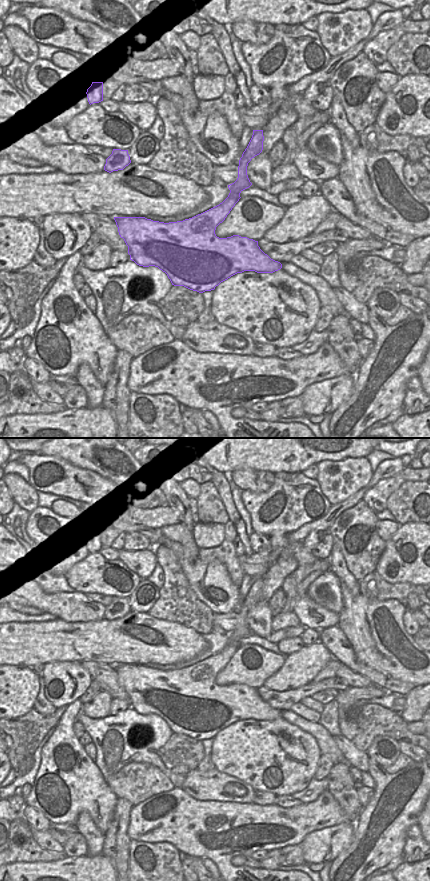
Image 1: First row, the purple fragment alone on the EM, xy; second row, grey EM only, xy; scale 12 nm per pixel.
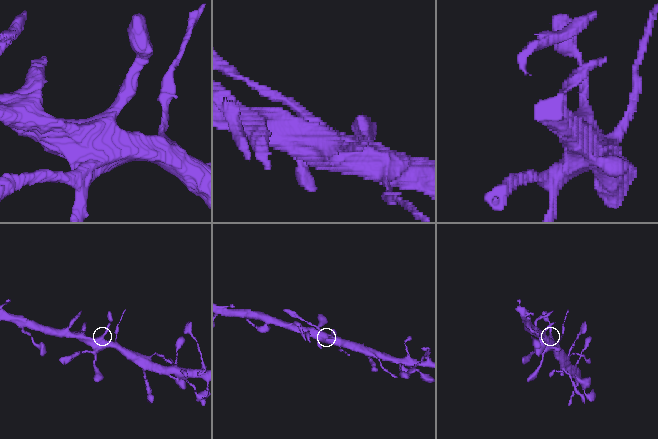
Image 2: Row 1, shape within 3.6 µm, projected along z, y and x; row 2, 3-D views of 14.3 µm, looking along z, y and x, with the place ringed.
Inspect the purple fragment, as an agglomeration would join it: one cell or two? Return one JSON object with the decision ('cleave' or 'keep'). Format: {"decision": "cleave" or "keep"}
{"decision": "keep"}

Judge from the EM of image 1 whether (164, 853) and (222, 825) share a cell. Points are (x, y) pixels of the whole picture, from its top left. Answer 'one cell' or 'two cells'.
two cells

